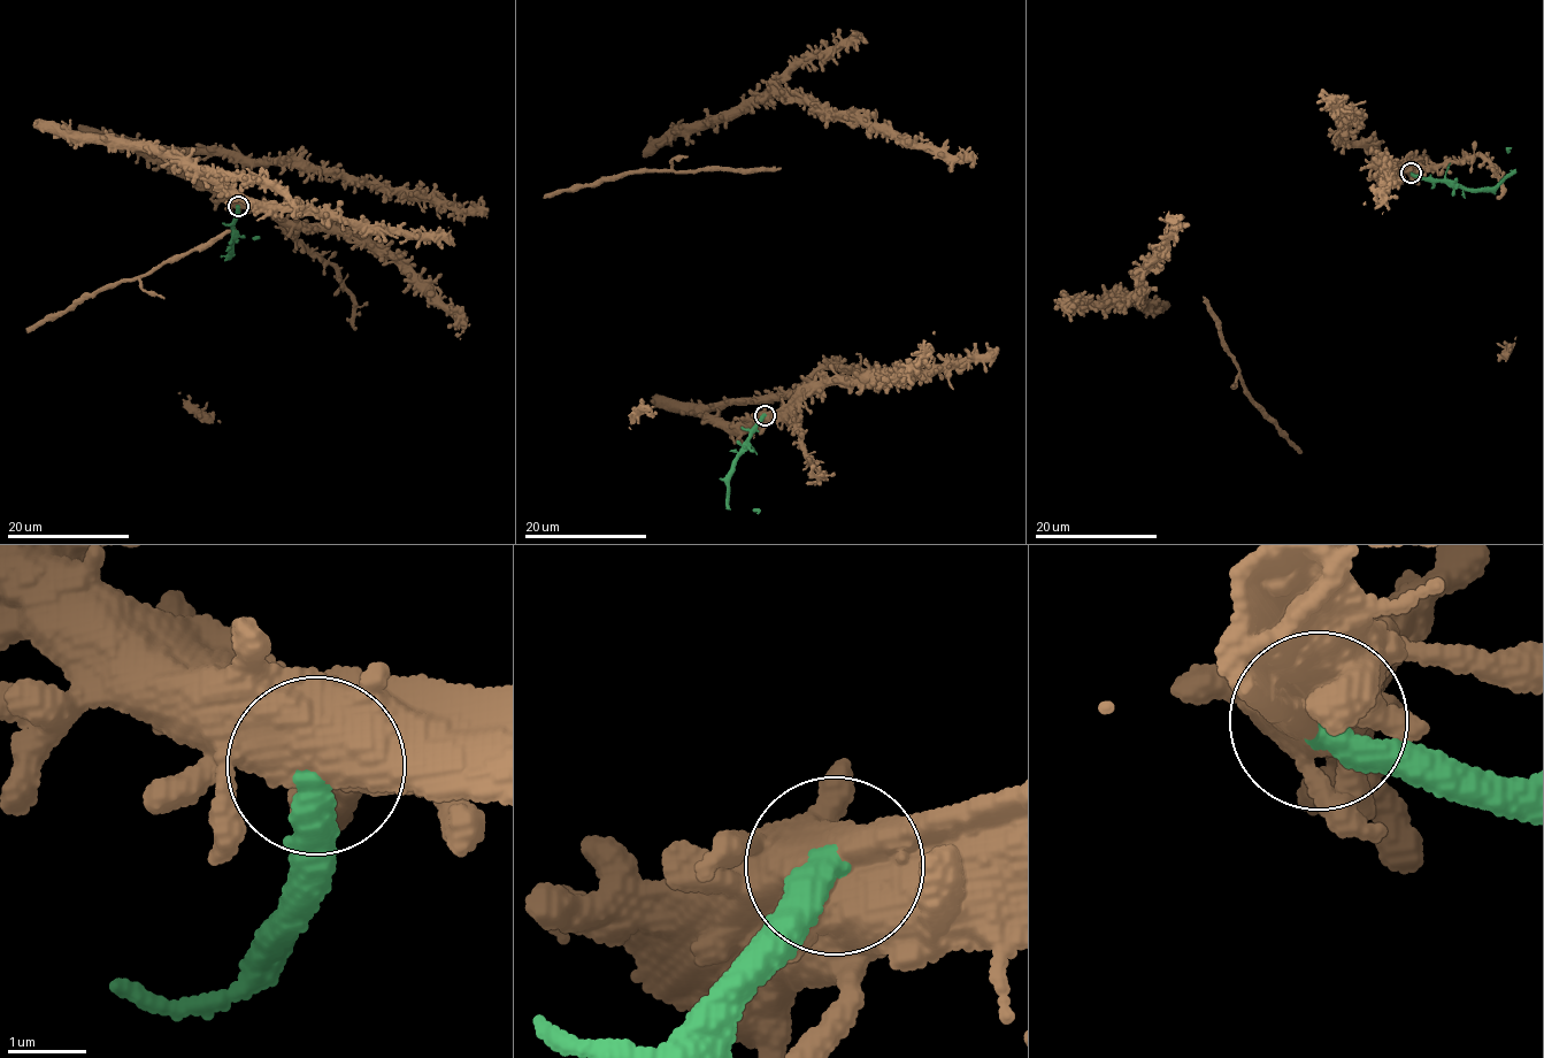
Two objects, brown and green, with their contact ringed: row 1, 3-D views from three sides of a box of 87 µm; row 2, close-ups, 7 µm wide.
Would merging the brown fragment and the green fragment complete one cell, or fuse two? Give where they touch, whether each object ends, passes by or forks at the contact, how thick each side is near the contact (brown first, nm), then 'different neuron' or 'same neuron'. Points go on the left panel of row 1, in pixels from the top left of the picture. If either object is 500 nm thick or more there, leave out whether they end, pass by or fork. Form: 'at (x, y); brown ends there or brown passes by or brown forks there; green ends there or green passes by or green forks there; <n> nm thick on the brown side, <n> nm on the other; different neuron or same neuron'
at (238, 206); 650 nm thick on the brown side, 400 nm on the other; different neuron

